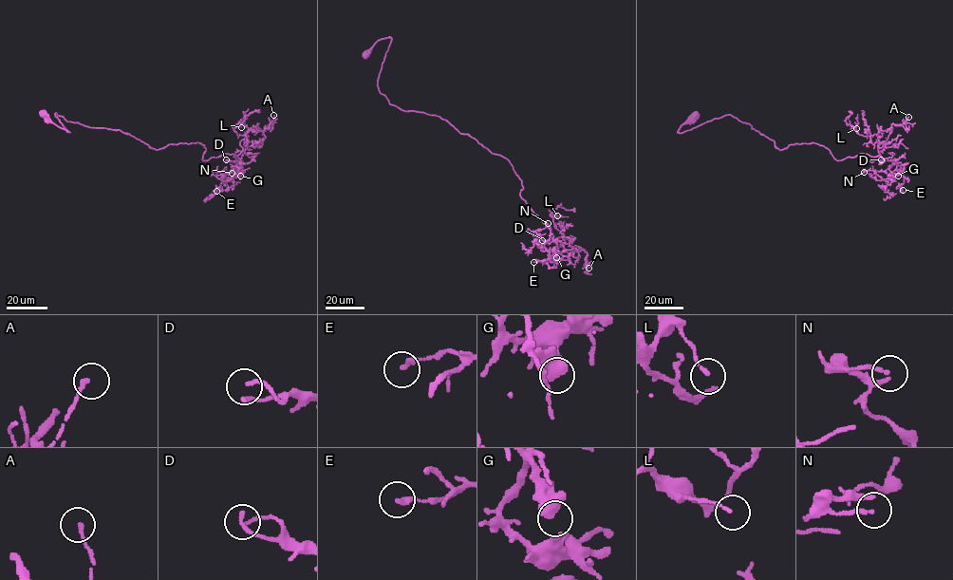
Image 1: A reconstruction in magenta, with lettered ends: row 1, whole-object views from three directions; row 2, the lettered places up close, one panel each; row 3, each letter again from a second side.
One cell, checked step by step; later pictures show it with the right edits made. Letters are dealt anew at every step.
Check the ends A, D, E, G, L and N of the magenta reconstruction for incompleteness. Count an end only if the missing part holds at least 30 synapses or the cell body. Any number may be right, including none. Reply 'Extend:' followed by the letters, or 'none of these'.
Extend: none of these

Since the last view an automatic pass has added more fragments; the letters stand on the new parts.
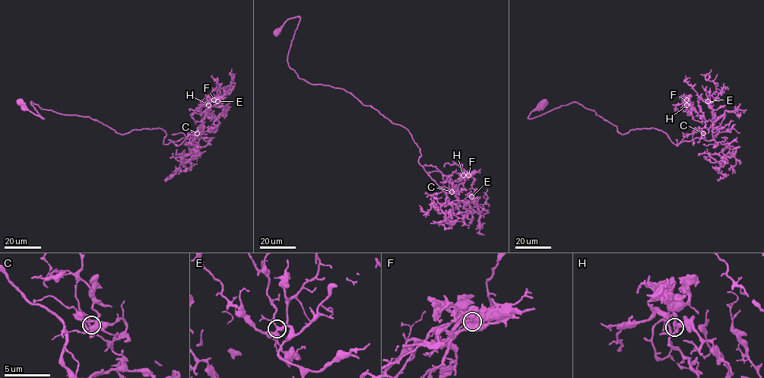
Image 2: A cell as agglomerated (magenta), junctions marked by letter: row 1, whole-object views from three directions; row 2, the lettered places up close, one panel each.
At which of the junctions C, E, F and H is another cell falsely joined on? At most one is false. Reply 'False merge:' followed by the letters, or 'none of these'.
False merge: F

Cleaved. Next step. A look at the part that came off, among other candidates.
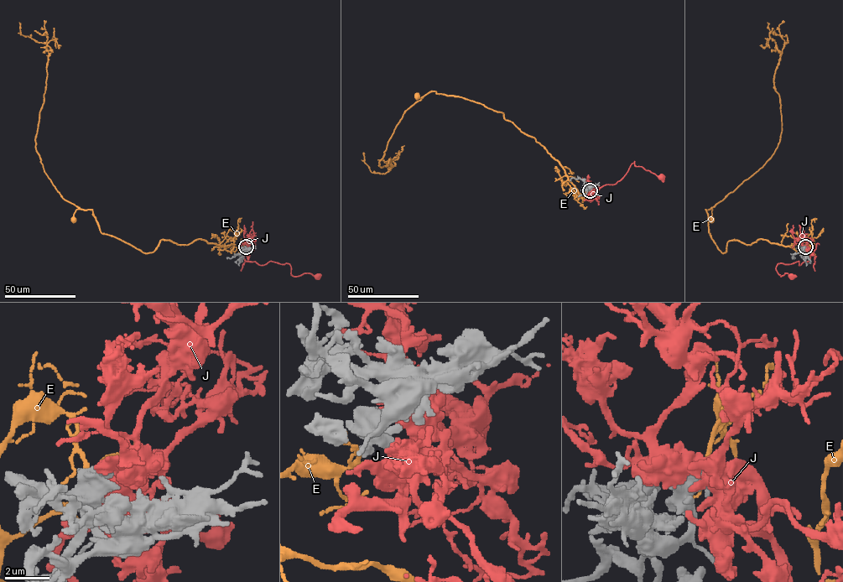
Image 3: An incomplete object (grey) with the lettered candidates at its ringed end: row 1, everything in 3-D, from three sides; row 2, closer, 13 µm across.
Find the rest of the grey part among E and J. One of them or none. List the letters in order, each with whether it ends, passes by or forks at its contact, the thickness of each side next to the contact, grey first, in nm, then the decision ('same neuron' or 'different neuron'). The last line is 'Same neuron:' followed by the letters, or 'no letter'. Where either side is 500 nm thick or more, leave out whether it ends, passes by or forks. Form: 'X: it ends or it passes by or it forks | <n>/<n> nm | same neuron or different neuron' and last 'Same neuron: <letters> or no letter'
E: 550/130 nm | different neuron
J: 500/400 nm | same neuron
Same neuron: J

